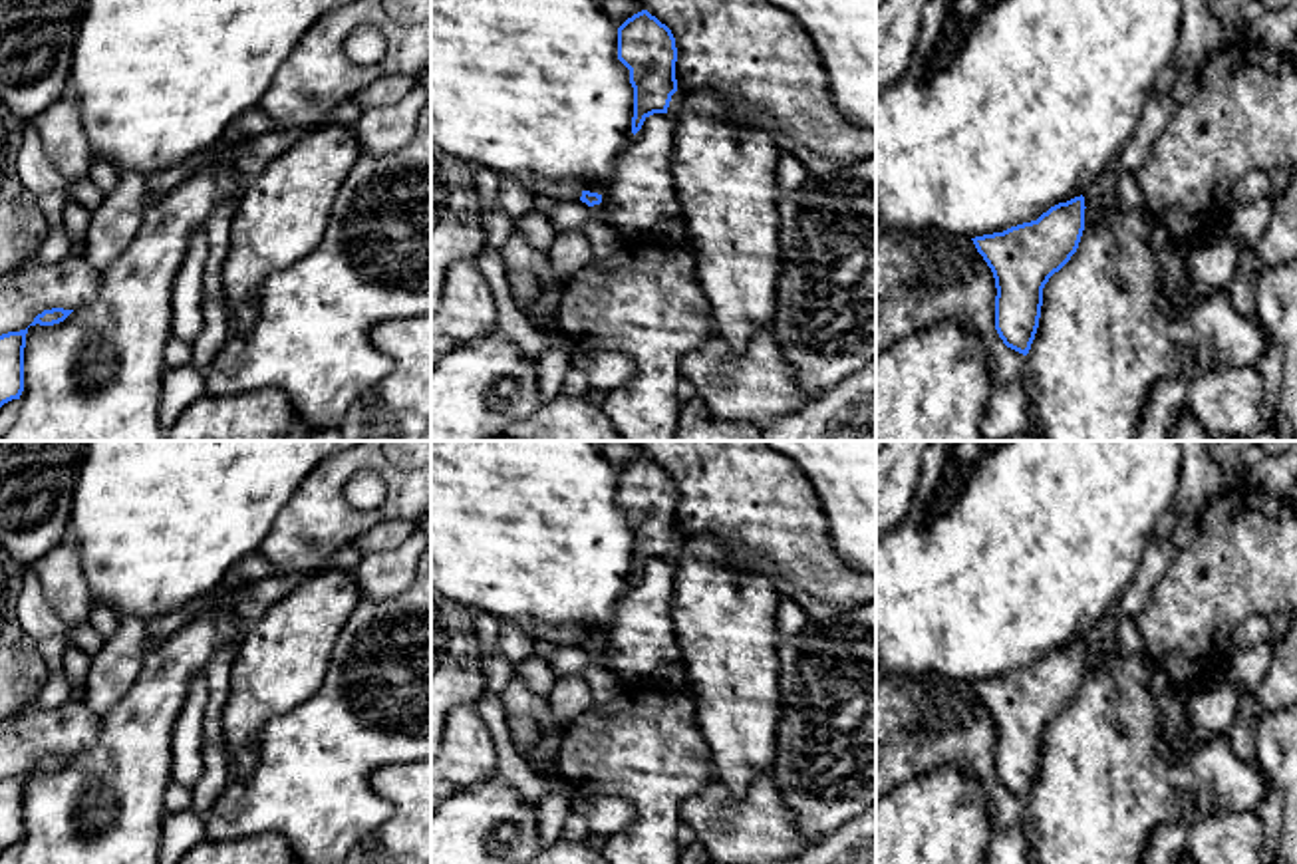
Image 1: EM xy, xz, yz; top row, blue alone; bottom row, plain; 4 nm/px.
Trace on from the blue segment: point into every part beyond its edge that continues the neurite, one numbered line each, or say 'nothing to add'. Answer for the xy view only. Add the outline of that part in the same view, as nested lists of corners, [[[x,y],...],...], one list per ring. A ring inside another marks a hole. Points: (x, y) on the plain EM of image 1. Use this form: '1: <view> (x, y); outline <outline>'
nothing to add

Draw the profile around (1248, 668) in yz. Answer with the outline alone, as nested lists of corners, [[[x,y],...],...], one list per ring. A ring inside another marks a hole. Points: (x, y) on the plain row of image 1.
[[[1275,640],[1255,644],[1243,651],[1229,649],[1216,675],[1216,681],[1233,683],[1241,689],[1237,715],[1225,735],[1233,755],[1253,769],[1259,769],[1255,753],[1255,691],[1269,669],[1273,649]]]

